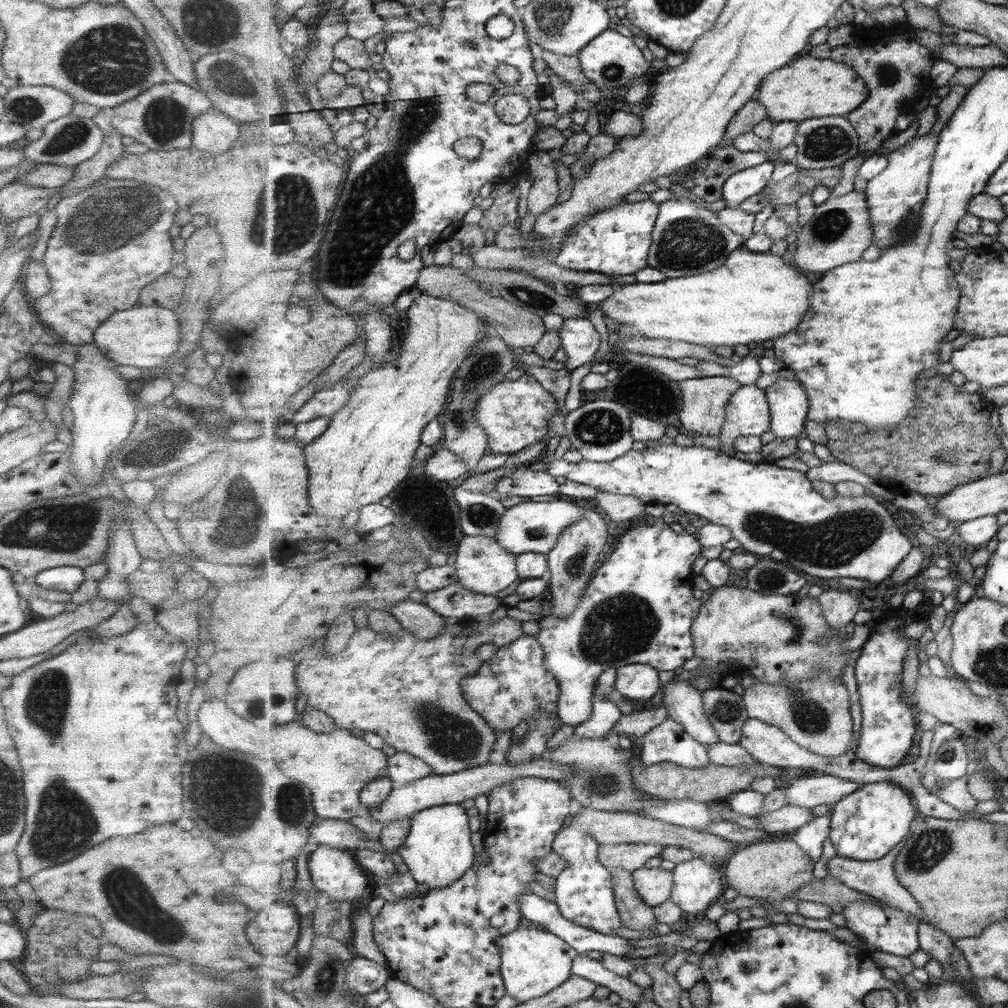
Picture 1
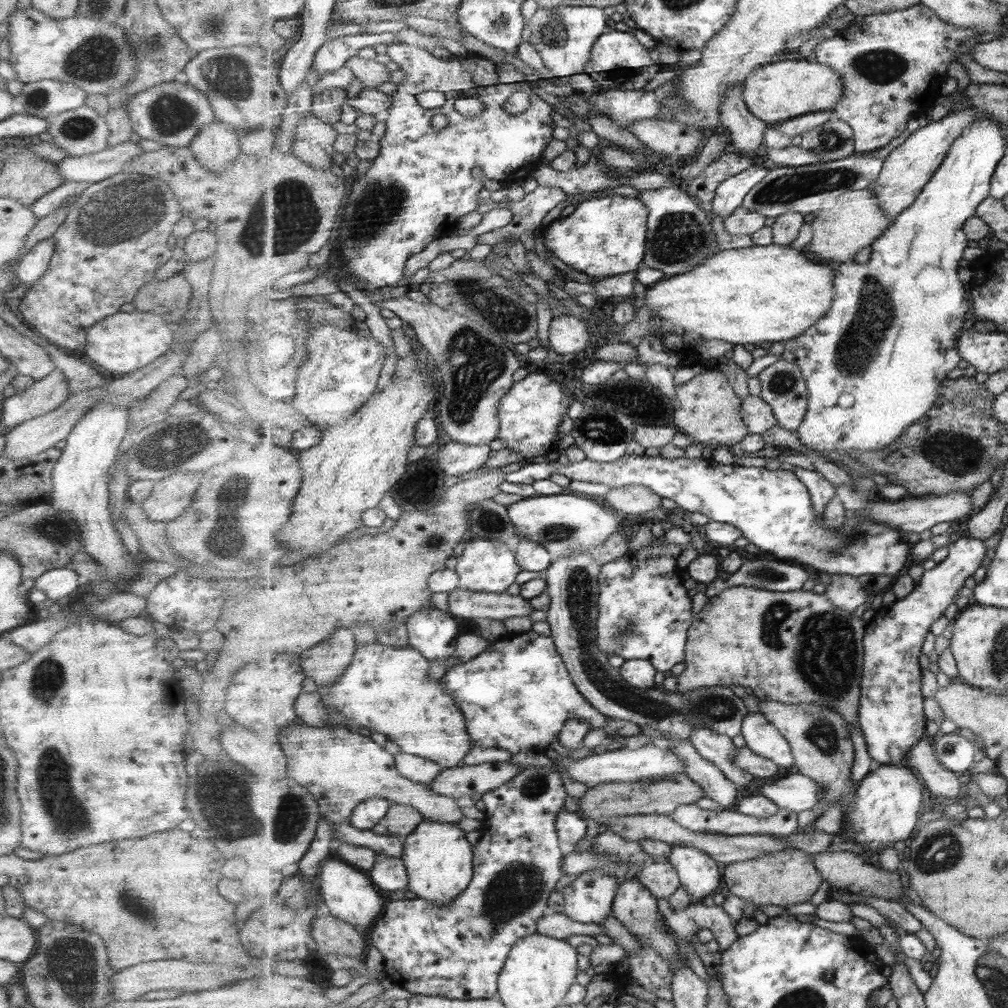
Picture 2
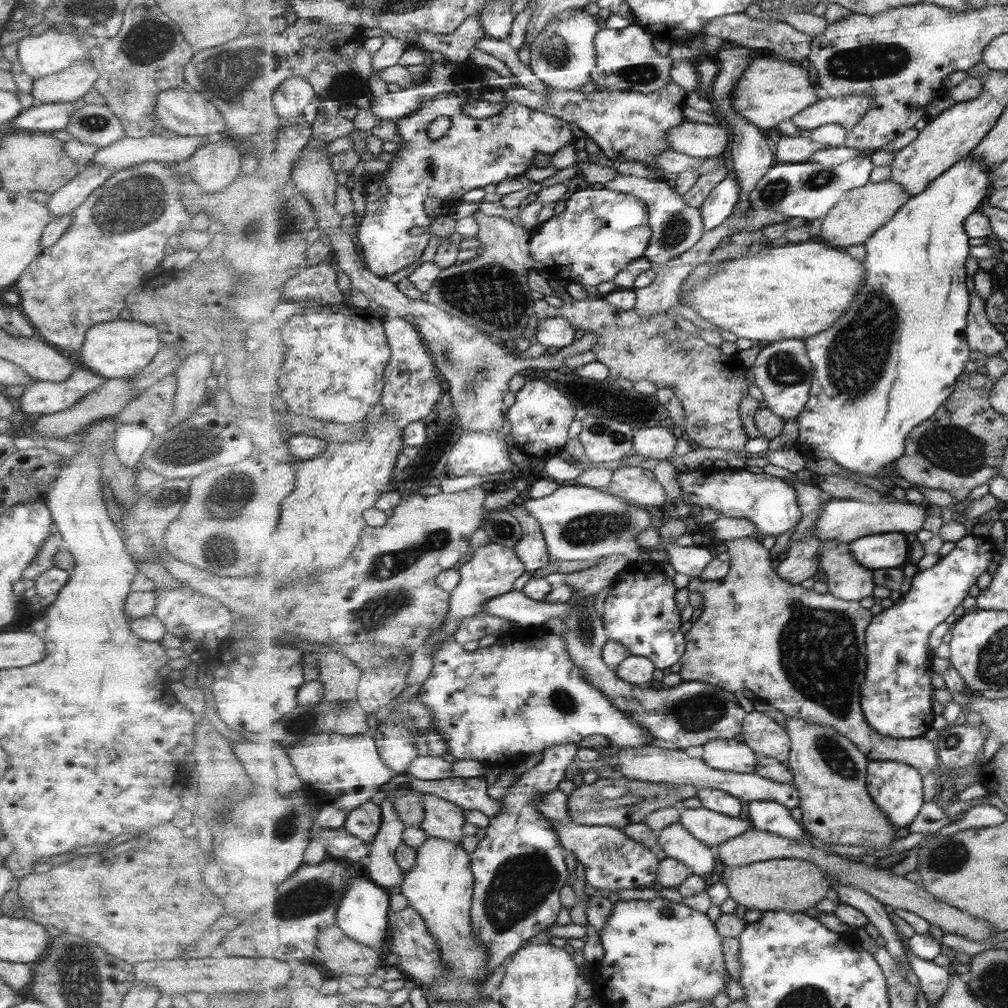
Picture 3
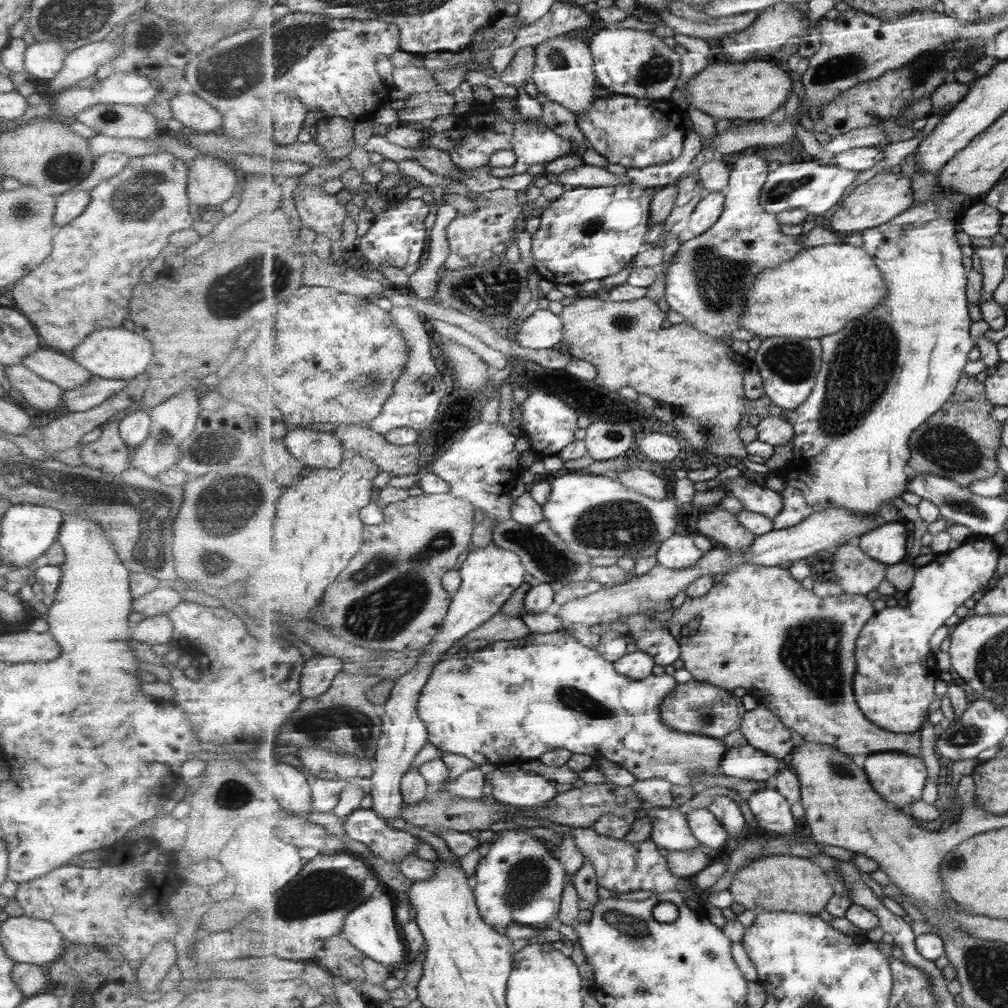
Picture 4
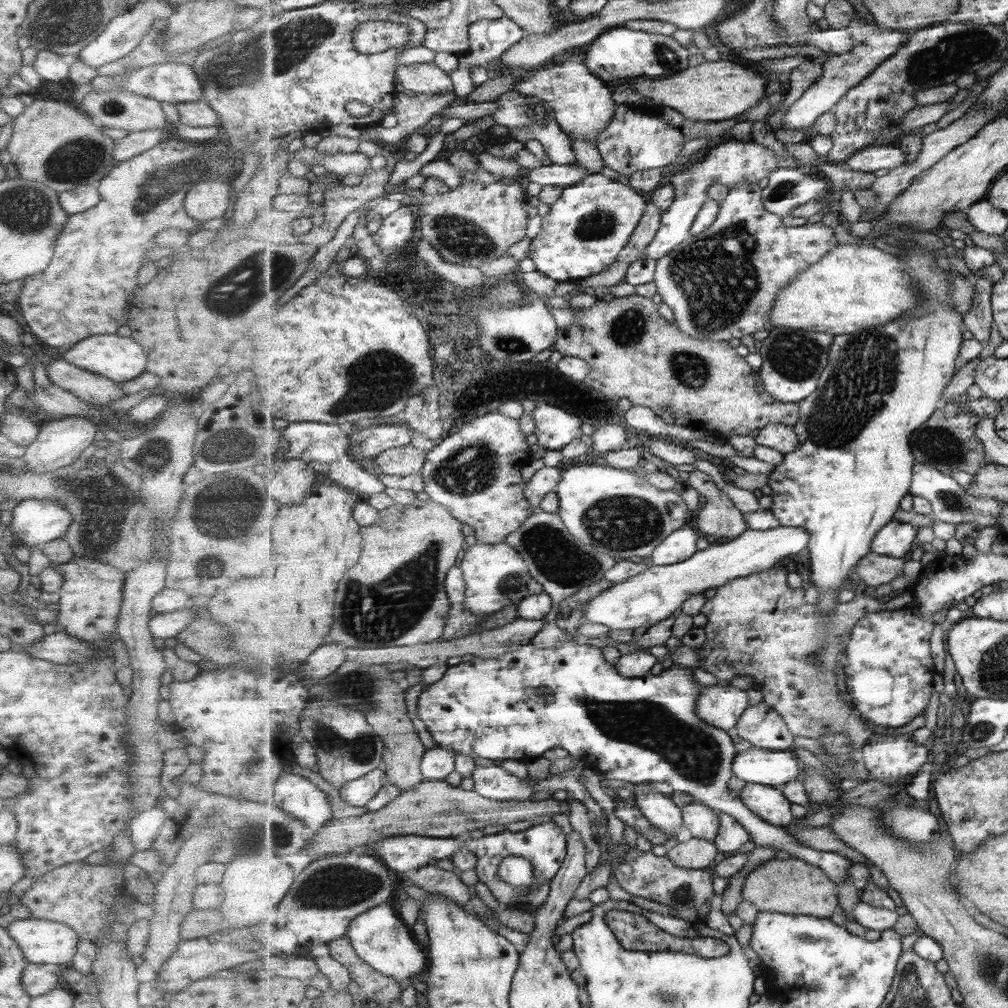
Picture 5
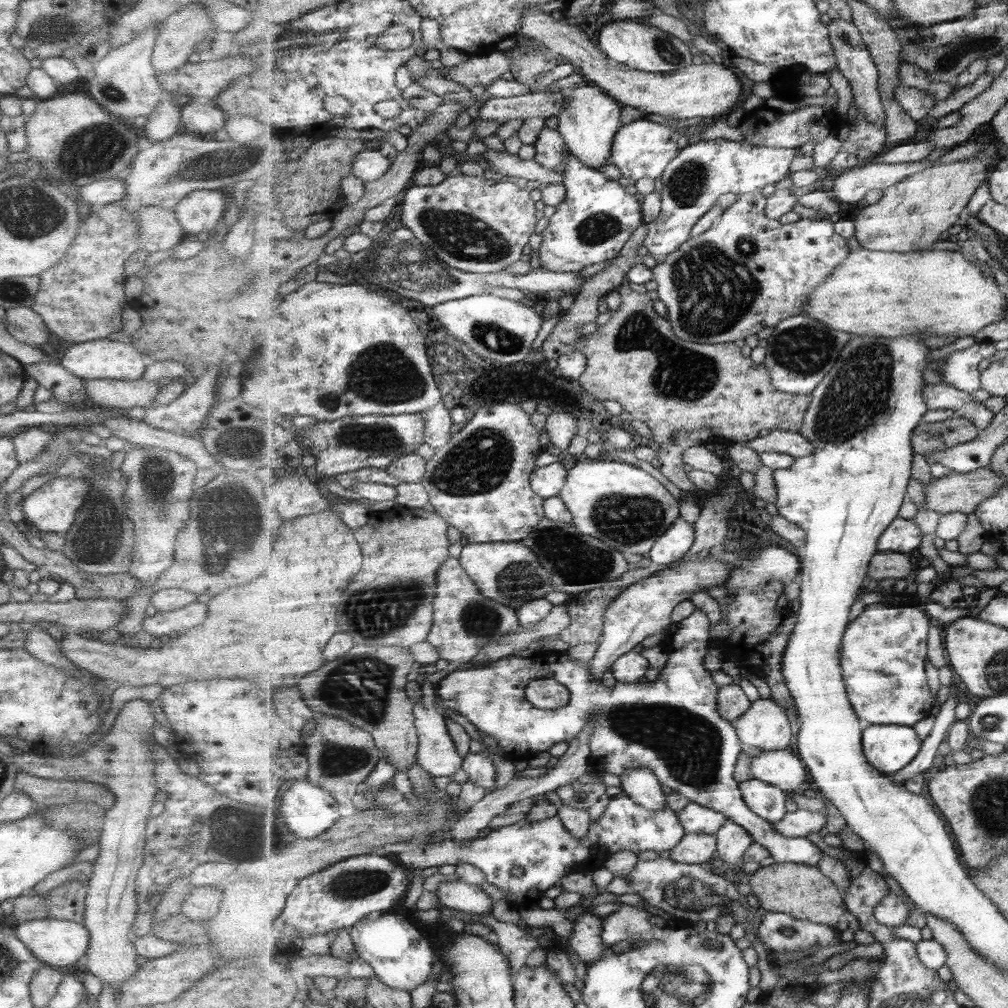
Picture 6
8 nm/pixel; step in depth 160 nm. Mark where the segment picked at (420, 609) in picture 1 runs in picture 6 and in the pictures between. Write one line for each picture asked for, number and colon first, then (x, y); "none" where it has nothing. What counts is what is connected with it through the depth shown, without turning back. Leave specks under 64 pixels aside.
2: (433, 633)
3: (513, 699)
4: (514, 700)
5: (517, 707)
6: (672, 725)

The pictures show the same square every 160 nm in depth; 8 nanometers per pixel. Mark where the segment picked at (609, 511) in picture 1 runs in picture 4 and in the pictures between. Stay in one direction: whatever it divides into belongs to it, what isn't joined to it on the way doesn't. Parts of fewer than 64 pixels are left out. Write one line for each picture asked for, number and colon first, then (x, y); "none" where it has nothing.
2: (640, 500)
3: (638, 485)
4: (650, 483)

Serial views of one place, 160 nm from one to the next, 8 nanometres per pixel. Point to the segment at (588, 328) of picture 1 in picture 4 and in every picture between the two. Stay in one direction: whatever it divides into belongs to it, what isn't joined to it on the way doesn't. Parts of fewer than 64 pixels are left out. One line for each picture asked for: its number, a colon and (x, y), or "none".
2: (568, 334)
3: (558, 332)
4: (542, 330)

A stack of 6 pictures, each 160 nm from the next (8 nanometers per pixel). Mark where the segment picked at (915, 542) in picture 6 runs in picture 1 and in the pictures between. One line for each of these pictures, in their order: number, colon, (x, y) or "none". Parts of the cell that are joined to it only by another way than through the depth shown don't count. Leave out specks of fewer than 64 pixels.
1: (773, 511)
2: (773, 508)
3: (885, 550)
4: (889, 543)
5: (897, 540)

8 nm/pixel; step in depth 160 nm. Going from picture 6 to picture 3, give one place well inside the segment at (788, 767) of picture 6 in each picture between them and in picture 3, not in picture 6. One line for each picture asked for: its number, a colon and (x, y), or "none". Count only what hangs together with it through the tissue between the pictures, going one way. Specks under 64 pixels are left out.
3: (730, 755)
4: (747, 762)
5: (756, 765)

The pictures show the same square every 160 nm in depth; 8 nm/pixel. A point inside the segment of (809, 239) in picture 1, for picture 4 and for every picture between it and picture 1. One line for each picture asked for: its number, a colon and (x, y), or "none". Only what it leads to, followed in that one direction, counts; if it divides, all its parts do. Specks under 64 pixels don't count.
2: (856, 219)
3: (865, 210)
4: (869, 205)

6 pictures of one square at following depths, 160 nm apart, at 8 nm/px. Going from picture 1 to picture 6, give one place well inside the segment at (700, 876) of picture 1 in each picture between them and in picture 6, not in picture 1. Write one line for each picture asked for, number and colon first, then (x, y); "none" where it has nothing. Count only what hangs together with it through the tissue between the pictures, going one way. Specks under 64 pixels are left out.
2: (699, 871)
3: (677, 842)
4: (671, 830)
5: (659, 809)
6: (641, 784)

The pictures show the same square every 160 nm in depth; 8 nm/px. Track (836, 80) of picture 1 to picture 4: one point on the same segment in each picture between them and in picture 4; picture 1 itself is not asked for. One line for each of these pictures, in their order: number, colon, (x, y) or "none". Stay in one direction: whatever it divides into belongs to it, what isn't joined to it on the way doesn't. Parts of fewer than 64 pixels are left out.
2: (778, 92)
3: (771, 91)
4: (752, 91)

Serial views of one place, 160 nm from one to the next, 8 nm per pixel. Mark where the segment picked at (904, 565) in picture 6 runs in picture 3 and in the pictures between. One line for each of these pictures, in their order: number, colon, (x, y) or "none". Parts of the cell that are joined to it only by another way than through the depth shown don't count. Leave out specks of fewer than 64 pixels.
3: (847, 579)
4: (856, 573)
5: (875, 570)

